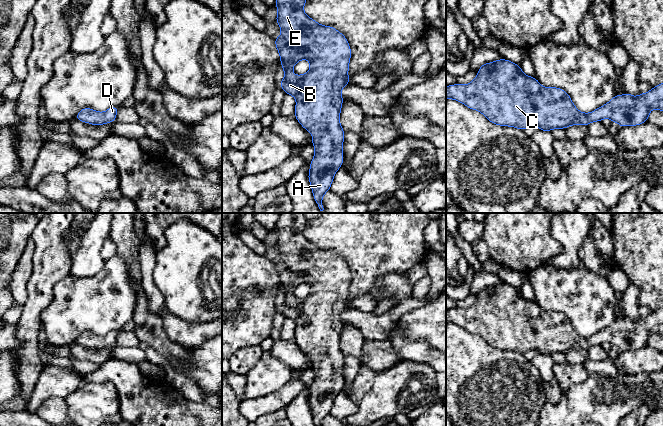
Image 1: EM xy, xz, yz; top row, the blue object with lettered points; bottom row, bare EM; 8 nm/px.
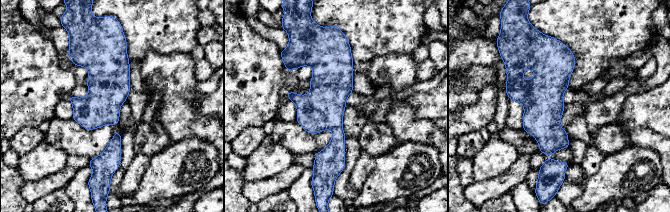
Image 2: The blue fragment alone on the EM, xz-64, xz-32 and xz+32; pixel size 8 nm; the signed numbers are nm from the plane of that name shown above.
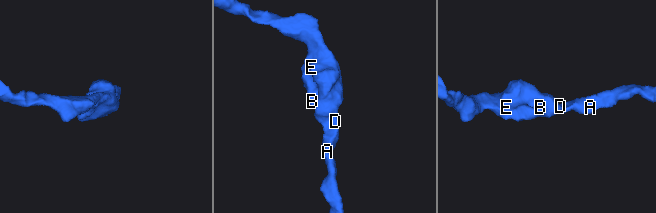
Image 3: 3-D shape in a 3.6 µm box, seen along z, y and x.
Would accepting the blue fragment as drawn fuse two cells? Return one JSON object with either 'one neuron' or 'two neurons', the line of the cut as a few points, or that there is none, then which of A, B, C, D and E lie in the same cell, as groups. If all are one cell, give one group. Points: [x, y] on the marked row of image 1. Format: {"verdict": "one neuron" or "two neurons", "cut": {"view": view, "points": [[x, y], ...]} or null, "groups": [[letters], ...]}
{"verdict": "one neuron", "cut": null, "groups": [["A", "B", "C", "D", "E"]]}

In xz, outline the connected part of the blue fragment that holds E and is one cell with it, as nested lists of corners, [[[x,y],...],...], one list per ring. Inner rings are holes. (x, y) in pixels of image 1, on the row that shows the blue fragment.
[[[276,0],[278,8],[276,22],[281,29],[281,36],[275,38],[275,45],[280,55],[281,66],[285,77],[281,80],[280,86],[286,94],[290,94],[296,99],[295,118],[303,128],[312,134],[312,145],[315,147],[315,155],[310,163],[308,179],[310,181],[313,197],[320,209],[323,211],[323,195],[330,190],[335,173],[343,163],[343,142],[344,133],[340,125],[340,111],[343,103],[341,89],[350,83],[348,78],[351,49],[345,36],[334,27],[323,26],[315,20],[309,18],[303,10],[307,0]],[[306,59],[310,62],[310,70],[306,74],[294,75],[293,67],[300,61]]]

